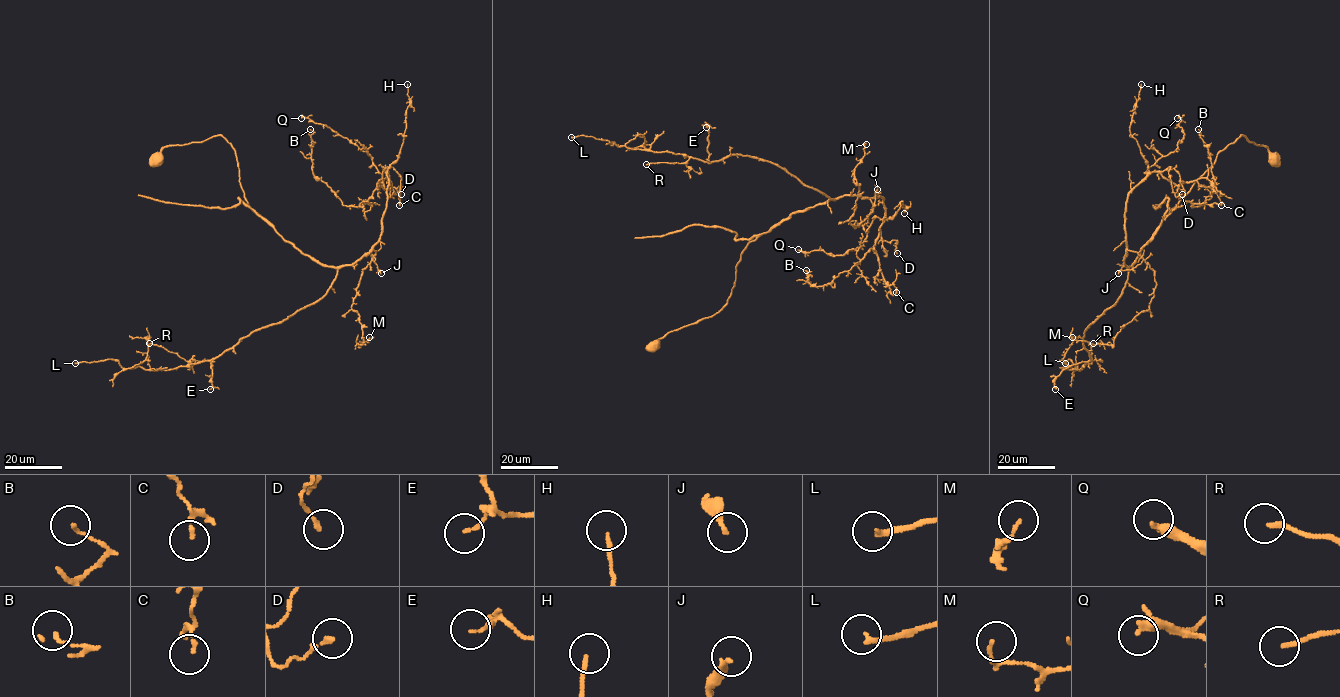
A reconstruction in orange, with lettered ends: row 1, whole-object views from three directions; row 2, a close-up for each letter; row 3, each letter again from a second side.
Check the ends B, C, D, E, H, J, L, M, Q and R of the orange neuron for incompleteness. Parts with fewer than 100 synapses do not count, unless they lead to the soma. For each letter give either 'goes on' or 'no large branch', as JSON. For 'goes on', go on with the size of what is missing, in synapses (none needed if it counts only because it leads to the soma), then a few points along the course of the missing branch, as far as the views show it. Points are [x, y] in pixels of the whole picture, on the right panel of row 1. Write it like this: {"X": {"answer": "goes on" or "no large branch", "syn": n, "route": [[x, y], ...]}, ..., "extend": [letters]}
{"B": {"answer": "no large branch"}, "C": {"answer": "no large branch"}, "D": {"answer": "no large branch"}, "E": {"answer": "no large branch"}, "H": {"answer": "no large branch"}, "J": {"answer": "no large branch"}, "L": {"answer": "no large branch"}, "M": {"answer": "no large branch"}, "Q": {"answer": "no large branch"}, "R": {"answer": "no large branch"}, "extend": []}

